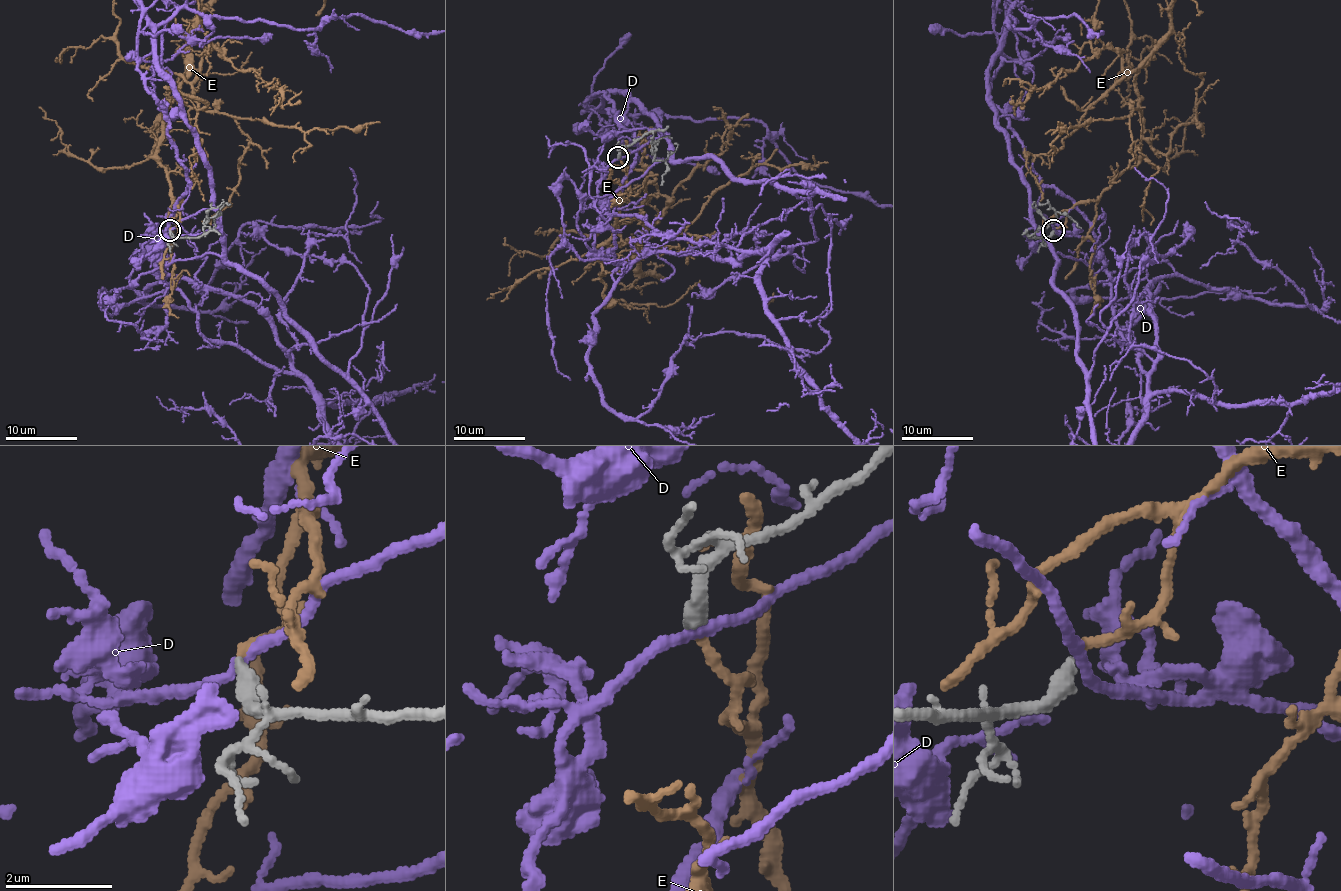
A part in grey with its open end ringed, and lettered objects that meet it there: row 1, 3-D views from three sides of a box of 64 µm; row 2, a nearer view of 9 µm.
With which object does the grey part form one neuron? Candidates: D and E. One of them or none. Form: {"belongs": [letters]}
{"belongs": ["E"]}

